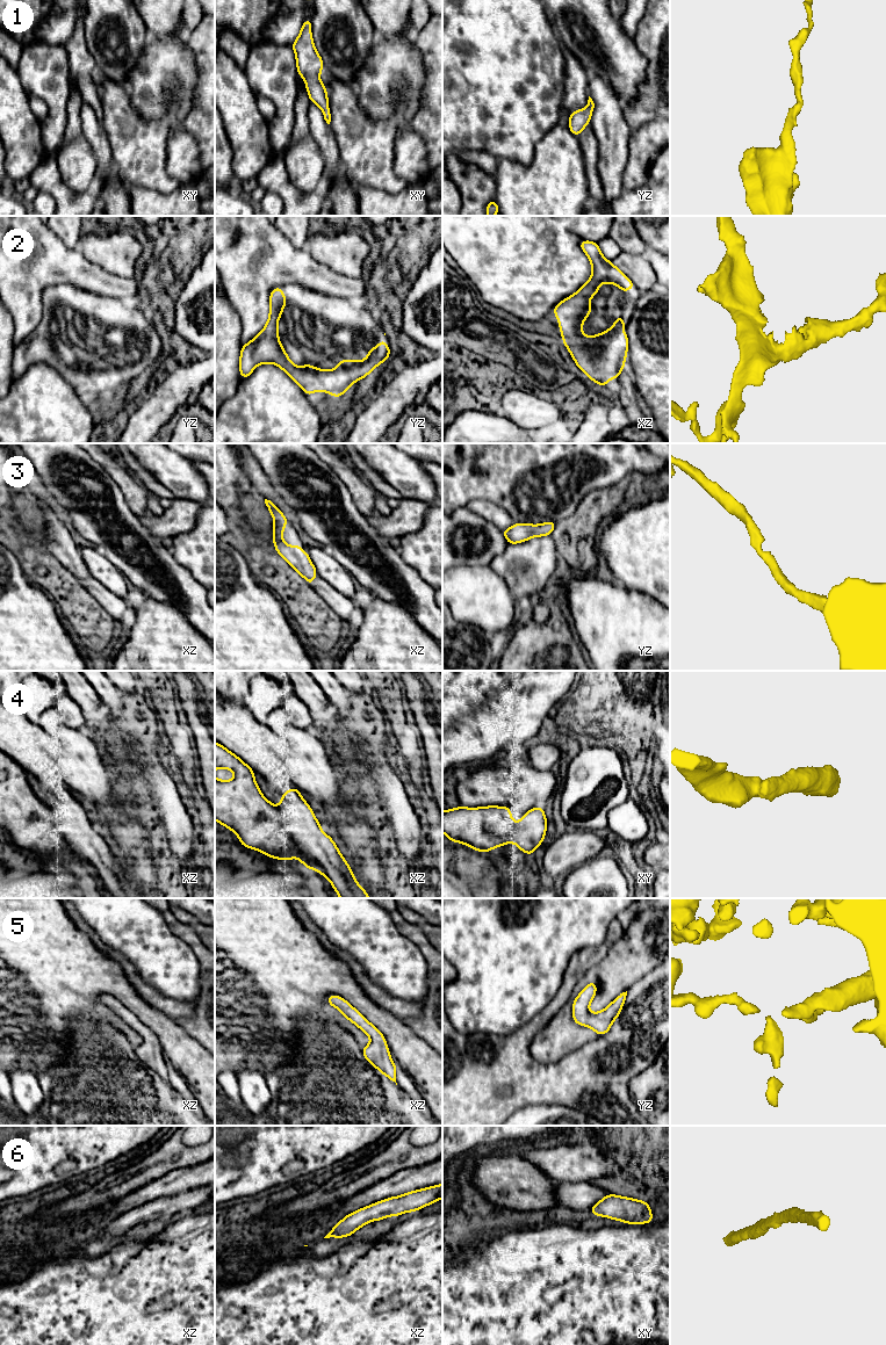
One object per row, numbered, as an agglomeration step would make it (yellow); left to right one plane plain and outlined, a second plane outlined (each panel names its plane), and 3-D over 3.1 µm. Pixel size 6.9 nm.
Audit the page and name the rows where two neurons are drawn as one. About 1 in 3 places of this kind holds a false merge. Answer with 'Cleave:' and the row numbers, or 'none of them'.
Cleave: none of them

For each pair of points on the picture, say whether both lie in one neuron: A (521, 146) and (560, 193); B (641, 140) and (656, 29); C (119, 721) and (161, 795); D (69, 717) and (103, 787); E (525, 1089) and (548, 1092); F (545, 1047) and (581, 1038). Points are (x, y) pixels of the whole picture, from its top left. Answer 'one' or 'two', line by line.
A: two
B: two
C: one
D: two
E: one
F: one

